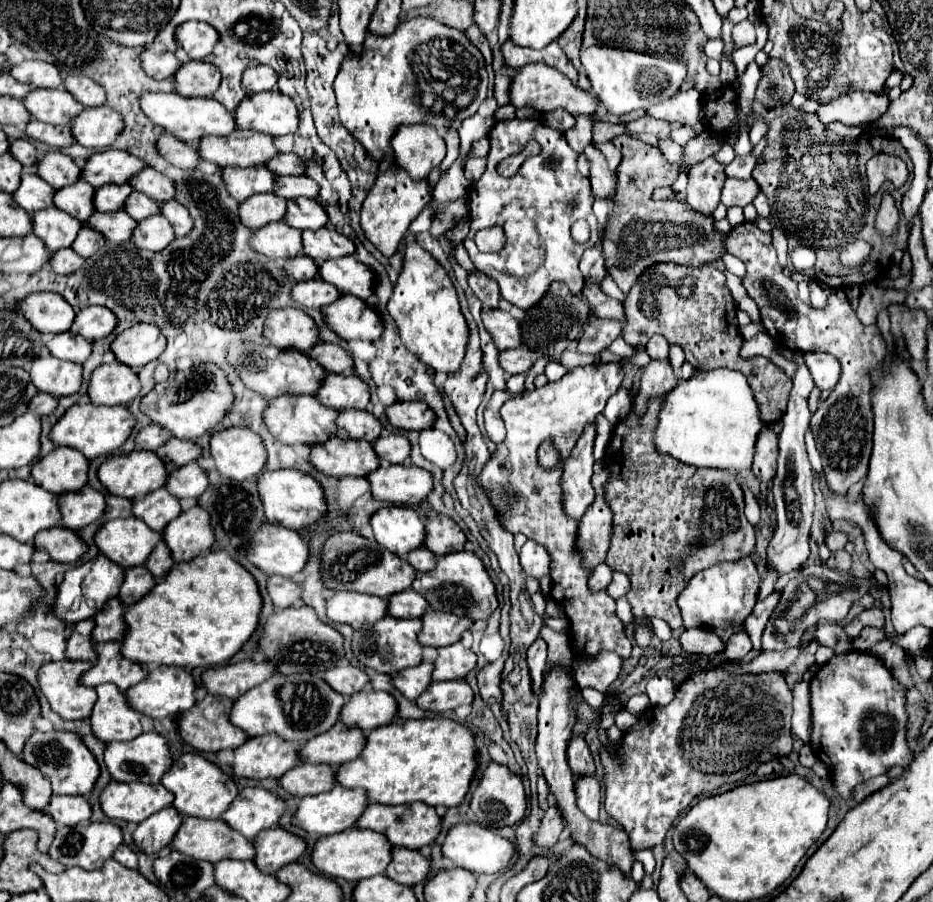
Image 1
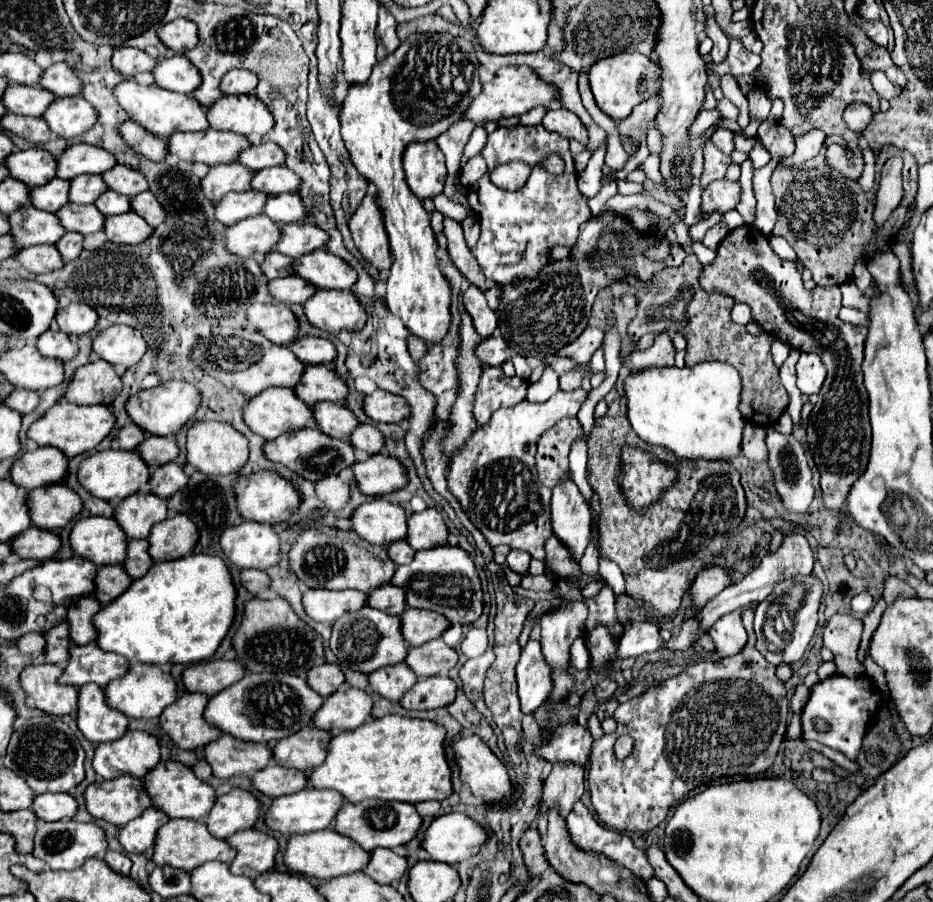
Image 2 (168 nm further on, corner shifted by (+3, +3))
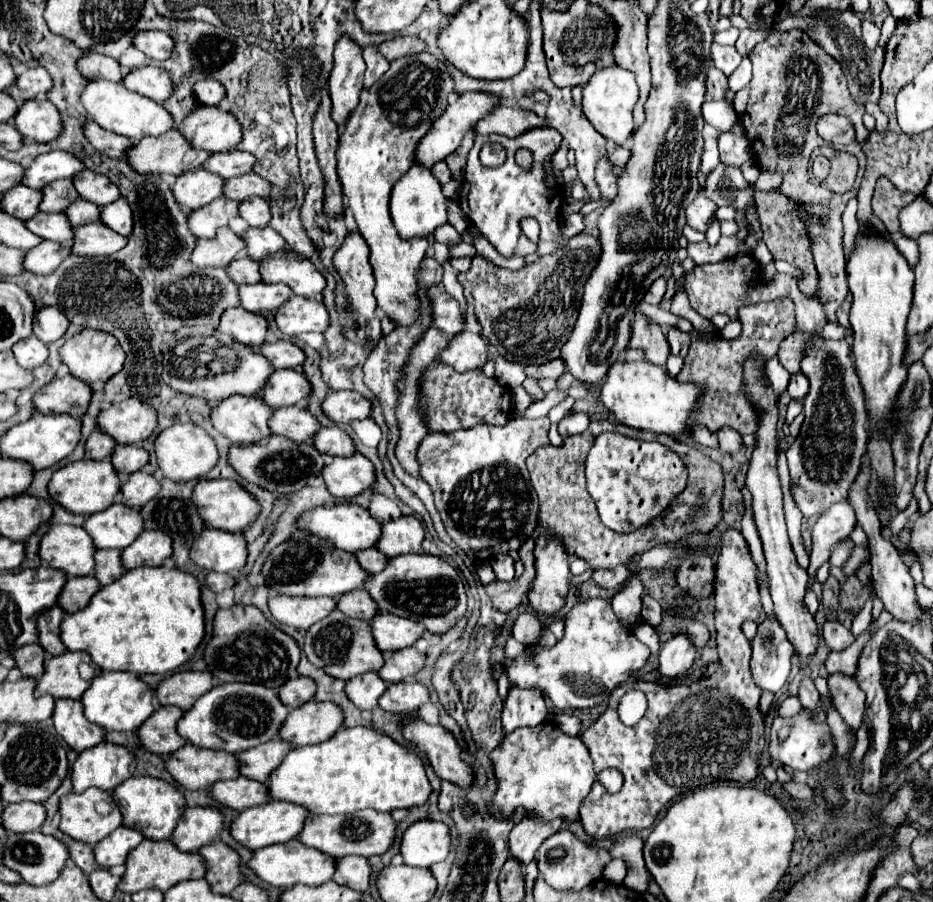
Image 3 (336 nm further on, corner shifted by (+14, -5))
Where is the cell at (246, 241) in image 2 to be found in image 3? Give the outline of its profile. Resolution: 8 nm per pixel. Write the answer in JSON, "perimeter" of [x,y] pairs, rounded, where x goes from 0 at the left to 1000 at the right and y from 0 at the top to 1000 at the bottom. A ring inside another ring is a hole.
{"perimeter":[[[236,253],[232,257],[232,264],[210,266],[210,275],[204,288],[212,297],[221,297],[221,295],[240,297],[257,277],[262,277],[262,268],[247,253]]]}

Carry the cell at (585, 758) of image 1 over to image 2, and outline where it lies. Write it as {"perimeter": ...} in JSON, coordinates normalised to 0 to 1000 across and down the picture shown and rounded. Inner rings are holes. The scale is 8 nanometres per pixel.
{"perimeter":[[[595,847],[591,858],[584,863],[584,894],[599,894],[601,905],[608,905],[614,891],[625,882],[625,869],[627,851],[616,851],[616,847]]]}

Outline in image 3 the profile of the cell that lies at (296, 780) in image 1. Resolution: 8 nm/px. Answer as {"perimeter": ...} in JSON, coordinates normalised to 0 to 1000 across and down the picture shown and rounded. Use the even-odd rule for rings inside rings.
{"perimeter":[[[255,860],[251,865],[232,867],[223,876],[223,880],[229,889],[244,894],[249,898],[255,898],[255,900],[287,889],[285,869],[279,869],[274,865],[266,865],[262,860]]]}

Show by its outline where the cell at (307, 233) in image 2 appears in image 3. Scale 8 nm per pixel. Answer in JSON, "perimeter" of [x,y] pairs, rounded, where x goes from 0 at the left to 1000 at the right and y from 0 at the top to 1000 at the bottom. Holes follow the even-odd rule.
{"perimeter":[[[266,253],[255,262],[262,266],[262,279],[270,288],[281,288],[283,284],[296,282],[307,275],[304,264],[300,264],[292,253]]]}

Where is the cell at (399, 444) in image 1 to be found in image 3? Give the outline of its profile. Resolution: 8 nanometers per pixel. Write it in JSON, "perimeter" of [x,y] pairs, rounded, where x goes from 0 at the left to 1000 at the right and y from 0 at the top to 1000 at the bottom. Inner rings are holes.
{"perimeter":[[[360,472],[343,475],[343,479],[339,479],[339,483],[334,486],[334,494],[339,494],[339,499],[345,506],[377,506],[379,503],[379,492],[375,483]]]}

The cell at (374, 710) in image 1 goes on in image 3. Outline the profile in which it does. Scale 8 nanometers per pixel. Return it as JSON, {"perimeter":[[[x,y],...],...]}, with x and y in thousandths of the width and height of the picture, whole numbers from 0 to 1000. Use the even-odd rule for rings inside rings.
{"perimeter":[[[332,776],[309,792],[300,807],[300,818],[313,827],[343,825],[367,805],[367,787],[358,778]]]}

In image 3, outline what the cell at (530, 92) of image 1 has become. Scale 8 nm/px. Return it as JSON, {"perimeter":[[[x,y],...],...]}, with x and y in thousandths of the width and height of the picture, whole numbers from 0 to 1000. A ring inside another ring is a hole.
{"perimeter":[[[497,102],[495,106],[491,106],[489,113],[476,122],[472,133],[467,133],[467,137],[463,137],[463,142],[459,144],[459,151],[454,151],[454,155],[450,155],[450,160],[446,162],[446,180],[452,182],[454,186],[463,186],[467,180],[478,177],[478,173],[484,171],[493,162],[497,149],[504,142],[508,142],[508,137],[512,133],[517,133],[532,118],[534,118],[534,111],[529,111],[517,102]]]}

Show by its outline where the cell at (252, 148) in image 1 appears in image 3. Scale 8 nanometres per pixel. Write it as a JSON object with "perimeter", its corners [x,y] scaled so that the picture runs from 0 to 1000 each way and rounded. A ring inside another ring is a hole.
{"perimeter":[[[184,144],[169,153],[156,151],[148,160],[139,162],[135,169],[135,180],[146,191],[154,193],[178,191],[193,195],[195,191],[214,186],[223,173],[225,173],[223,169],[206,164],[191,144]]]}

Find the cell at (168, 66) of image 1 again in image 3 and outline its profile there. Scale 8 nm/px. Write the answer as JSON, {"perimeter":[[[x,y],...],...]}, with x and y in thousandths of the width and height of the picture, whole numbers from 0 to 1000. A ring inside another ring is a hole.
{"perimeter":[[[94,58],[90,64],[86,64],[84,75],[92,89],[107,89],[107,86],[118,91],[131,89],[129,71],[122,64],[105,60],[105,58]]]}

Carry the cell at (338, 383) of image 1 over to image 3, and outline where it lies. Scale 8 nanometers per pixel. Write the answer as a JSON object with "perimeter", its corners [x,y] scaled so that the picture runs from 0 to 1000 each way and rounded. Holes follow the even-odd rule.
{"perimeter":[[[294,410],[287,424],[281,430],[283,446],[289,452],[302,452],[309,448],[319,448],[330,443],[334,437],[334,428],[326,415],[315,410]]]}

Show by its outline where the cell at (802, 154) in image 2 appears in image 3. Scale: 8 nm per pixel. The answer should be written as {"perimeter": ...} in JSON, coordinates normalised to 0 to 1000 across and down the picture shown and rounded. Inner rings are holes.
{"perimeter":[[[817,188],[817,191],[815,191],[815,197],[812,197],[812,202],[810,202],[808,206],[810,206],[812,211],[817,211],[817,213],[823,213],[823,211],[834,208],[834,206],[836,206],[836,202],[838,202],[838,197],[836,197],[836,193],[834,193],[834,191]]]}

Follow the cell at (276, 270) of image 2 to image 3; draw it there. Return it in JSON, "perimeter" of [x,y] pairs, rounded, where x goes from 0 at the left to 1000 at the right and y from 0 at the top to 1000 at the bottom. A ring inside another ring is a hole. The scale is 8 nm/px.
{"perimeter":[[[257,282],[249,288],[249,293],[242,295],[244,306],[249,306],[251,315],[272,315],[279,310],[279,302],[277,302],[279,293],[266,284],[257,286]]]}

